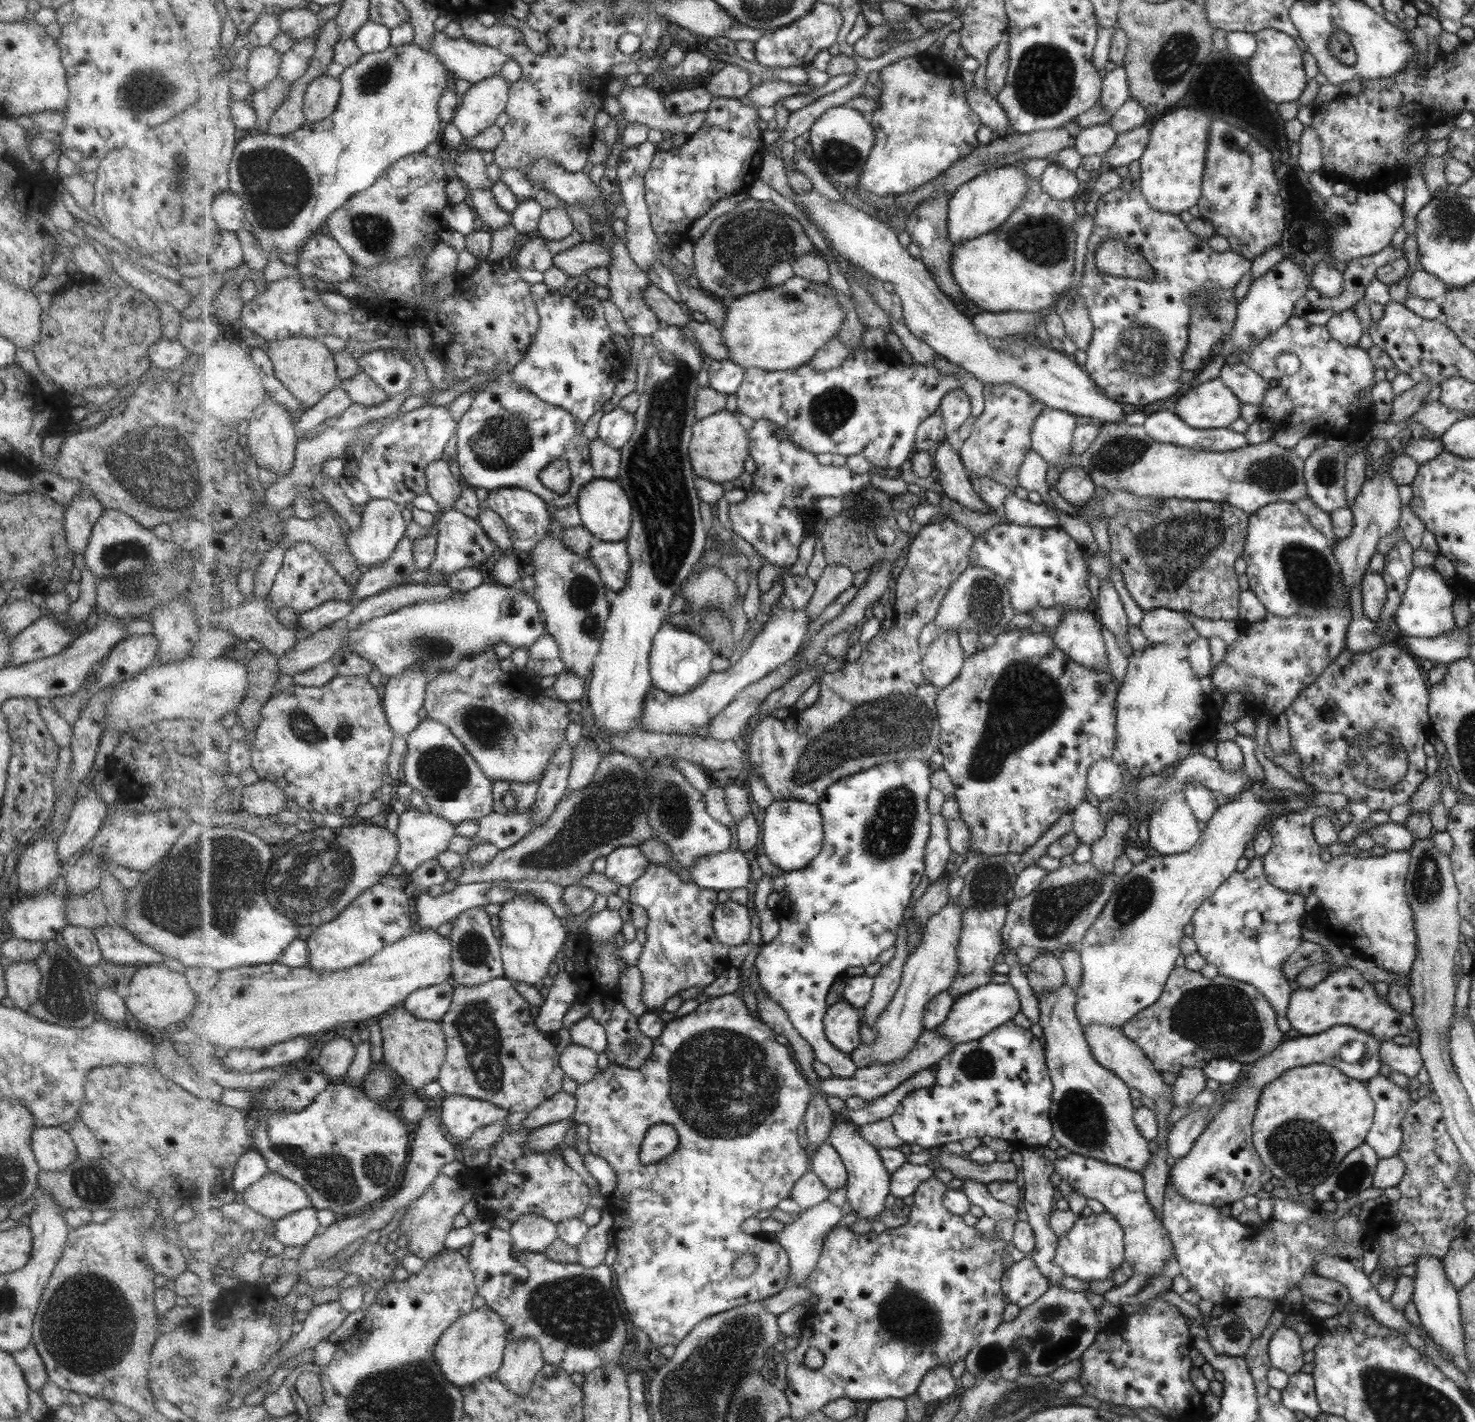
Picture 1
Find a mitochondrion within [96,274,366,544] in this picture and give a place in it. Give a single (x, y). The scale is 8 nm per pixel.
(152, 462)

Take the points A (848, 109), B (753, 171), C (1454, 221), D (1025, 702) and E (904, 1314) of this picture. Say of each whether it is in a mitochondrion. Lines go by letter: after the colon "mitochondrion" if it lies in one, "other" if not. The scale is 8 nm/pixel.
A: other
B: other
C: mitochondrion
D: mitochondrion
E: mitochondrion

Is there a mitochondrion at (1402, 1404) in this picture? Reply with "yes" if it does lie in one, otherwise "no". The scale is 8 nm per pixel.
yes

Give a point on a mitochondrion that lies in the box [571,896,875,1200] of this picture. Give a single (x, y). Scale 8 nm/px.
(724, 1060)

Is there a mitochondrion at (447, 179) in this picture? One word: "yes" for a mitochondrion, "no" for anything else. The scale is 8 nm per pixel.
no

